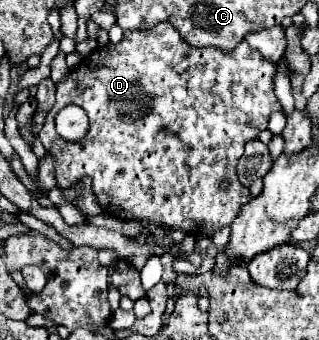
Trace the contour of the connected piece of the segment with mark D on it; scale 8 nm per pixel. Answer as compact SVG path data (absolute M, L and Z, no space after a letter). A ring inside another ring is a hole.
M158 23L146 31L126 31L124 39L120 43L98 47L96 51L92 51L92 55L84 57L82 63L74 71L70 71L70 75L66 79L62 79L56 85L56 105L80 103L80 107L90 117L90 131L86 133L86 137L82 141L52 143L50 151L56 157L54 167L56 167L58 187L70 187L72 183L76 183L80 179L90 177L96 201L106 215L114 215L120 221L150 221L150 223L162 225L164 229L182 229L192 235L212 237L218 229L226 227L238 215L238 209L242 203L252 199L248 189L238 181L236 161L244 151L244 143L250 139L256 139L258 133L268 127L270 113L280 109L280 103L276 103L276 95L274 95L274 77L276 77L276 65L270 63L268 59L264 59L258 51L250 49L250 45L246 41L242 41L234 51L226 53L226 51L214 49L214 47L194 49L178 35L178 31L170 23ZM222 181L228 181L228 189L220 187Z

